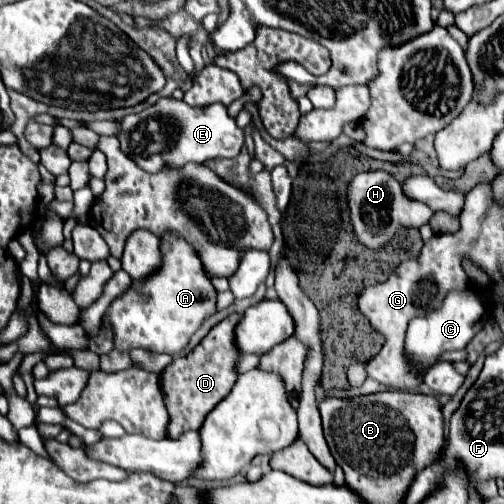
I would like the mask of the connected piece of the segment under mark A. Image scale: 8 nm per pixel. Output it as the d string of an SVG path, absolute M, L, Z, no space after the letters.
M166 232L160 238L160 252L160 266L150 276L132 280L130 288L124 290L104 314L104 320L112 328L112 344L120 352L142 348L150 354L174 356L190 342L190 336L202 322L216 314L218 292L212 286L198 252L178 232Z

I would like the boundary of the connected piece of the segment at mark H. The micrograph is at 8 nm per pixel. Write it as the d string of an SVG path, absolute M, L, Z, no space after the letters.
M386 170L356 174L348 184L346 192L348 192L348 210L354 226L354 236L368 250L382 250L386 244L390 244L396 238L400 230L408 230L410 224L426 224L434 214L430 208L426 208L426 204L408 200L400 190L398 180Z

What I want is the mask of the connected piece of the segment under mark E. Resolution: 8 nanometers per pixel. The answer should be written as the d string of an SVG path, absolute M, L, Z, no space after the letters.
M158 98L156 104L144 108L140 114L122 118L122 132L118 136L126 156L130 156L142 170L156 174L164 168L182 168L188 162L204 162L210 158L236 158L244 146L244 128L228 114L228 106L214 102L208 106L190 106L176 98Z

